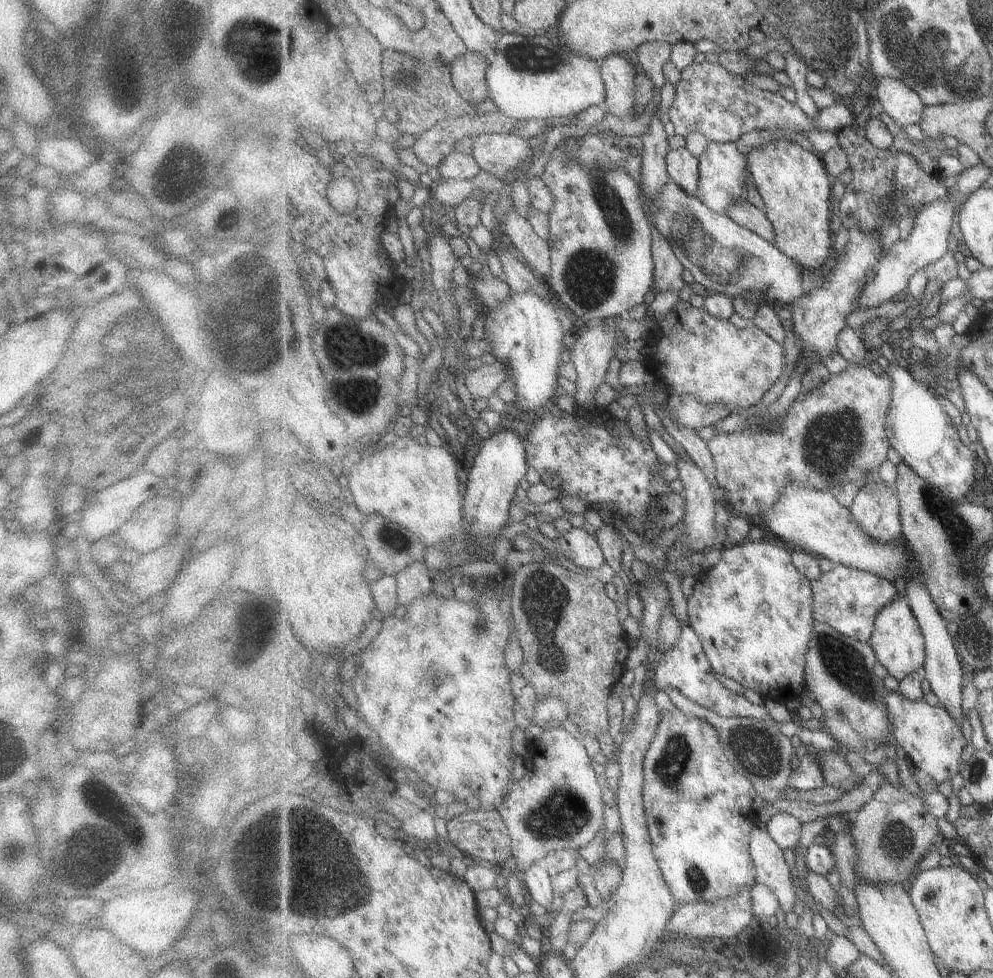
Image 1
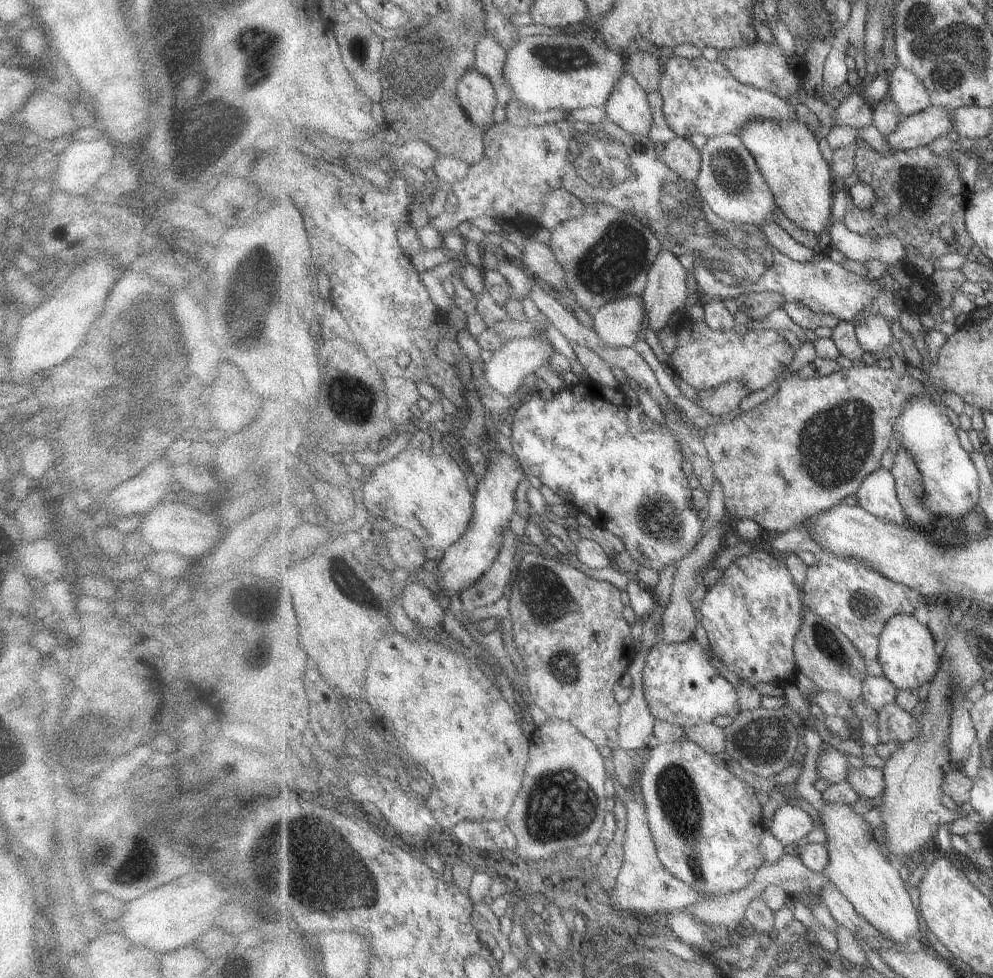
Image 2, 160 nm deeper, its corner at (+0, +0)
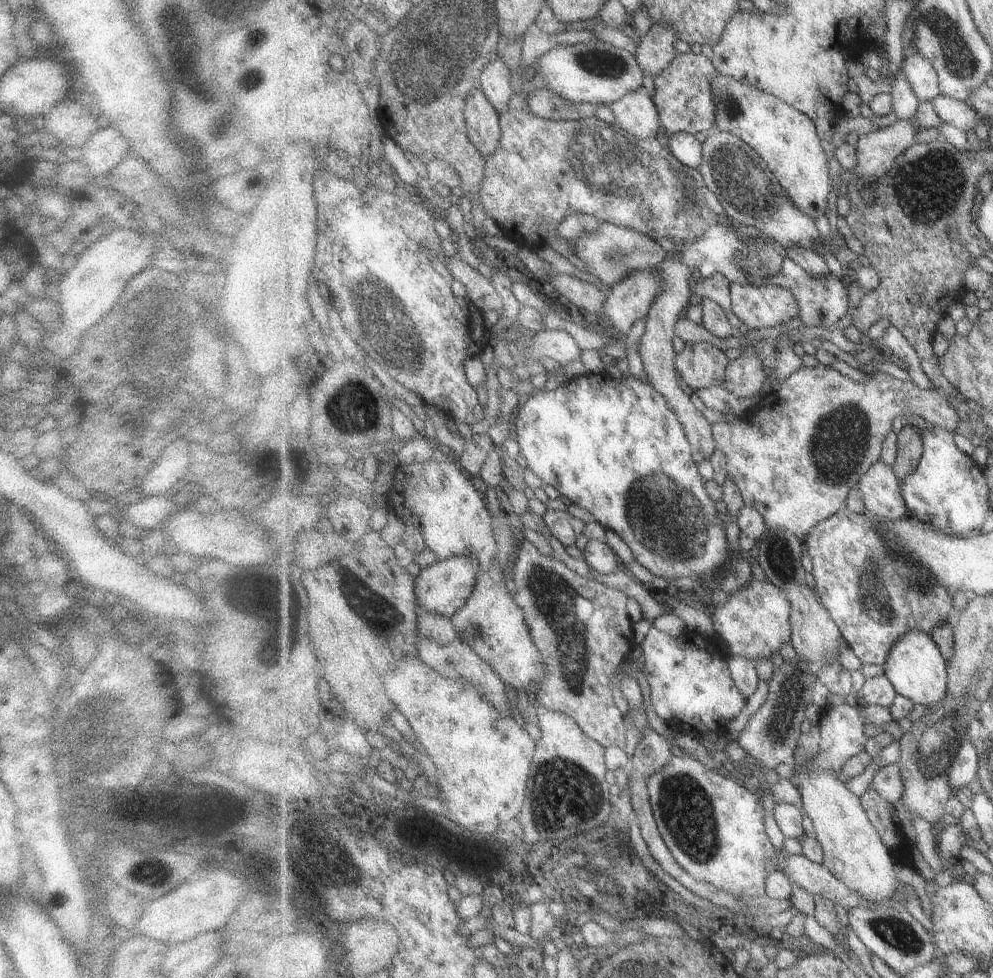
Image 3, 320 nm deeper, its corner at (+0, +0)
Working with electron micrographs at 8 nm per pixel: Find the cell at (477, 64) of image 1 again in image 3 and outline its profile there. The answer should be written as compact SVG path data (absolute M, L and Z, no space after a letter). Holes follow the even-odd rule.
M481 88L470 93L464 112L469 138L486 158L499 148L502 137L500 114Z

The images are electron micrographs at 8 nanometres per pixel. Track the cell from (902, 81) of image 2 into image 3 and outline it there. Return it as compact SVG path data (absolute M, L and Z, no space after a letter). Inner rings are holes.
M915 49L903 58L899 70L909 80L921 104L932 103L937 96L940 96L939 76L935 66L932 66L927 58L921 58L921 54Z

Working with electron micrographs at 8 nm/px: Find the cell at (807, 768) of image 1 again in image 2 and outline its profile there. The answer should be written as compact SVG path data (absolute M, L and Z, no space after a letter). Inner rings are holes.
M822 743L819 749L819 756L816 759L817 779L823 779L829 784L837 784L843 782L849 776L849 758L847 754L838 752L833 748L825 748Z

